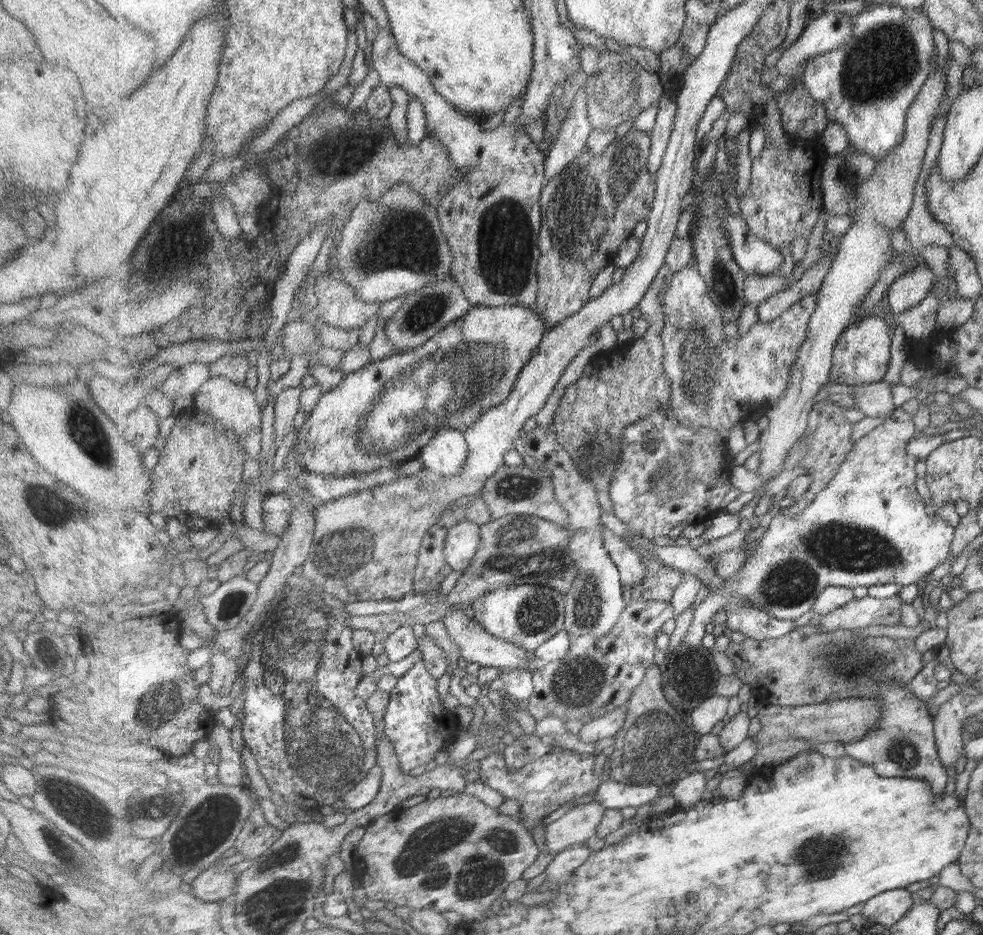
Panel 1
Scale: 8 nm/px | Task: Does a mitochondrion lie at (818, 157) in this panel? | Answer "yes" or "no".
no

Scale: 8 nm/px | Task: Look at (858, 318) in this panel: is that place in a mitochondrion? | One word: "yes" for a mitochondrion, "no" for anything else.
no

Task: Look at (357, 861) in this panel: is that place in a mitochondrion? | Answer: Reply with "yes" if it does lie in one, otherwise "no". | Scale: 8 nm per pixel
no

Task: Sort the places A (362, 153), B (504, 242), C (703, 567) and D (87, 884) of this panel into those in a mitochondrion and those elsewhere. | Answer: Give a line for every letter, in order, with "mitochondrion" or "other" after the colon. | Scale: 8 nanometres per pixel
A: mitochondrion
B: mitochondrion
C: other
D: other

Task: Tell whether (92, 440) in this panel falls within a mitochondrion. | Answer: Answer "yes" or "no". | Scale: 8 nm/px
yes

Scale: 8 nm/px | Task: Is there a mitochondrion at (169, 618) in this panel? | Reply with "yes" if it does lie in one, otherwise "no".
no

